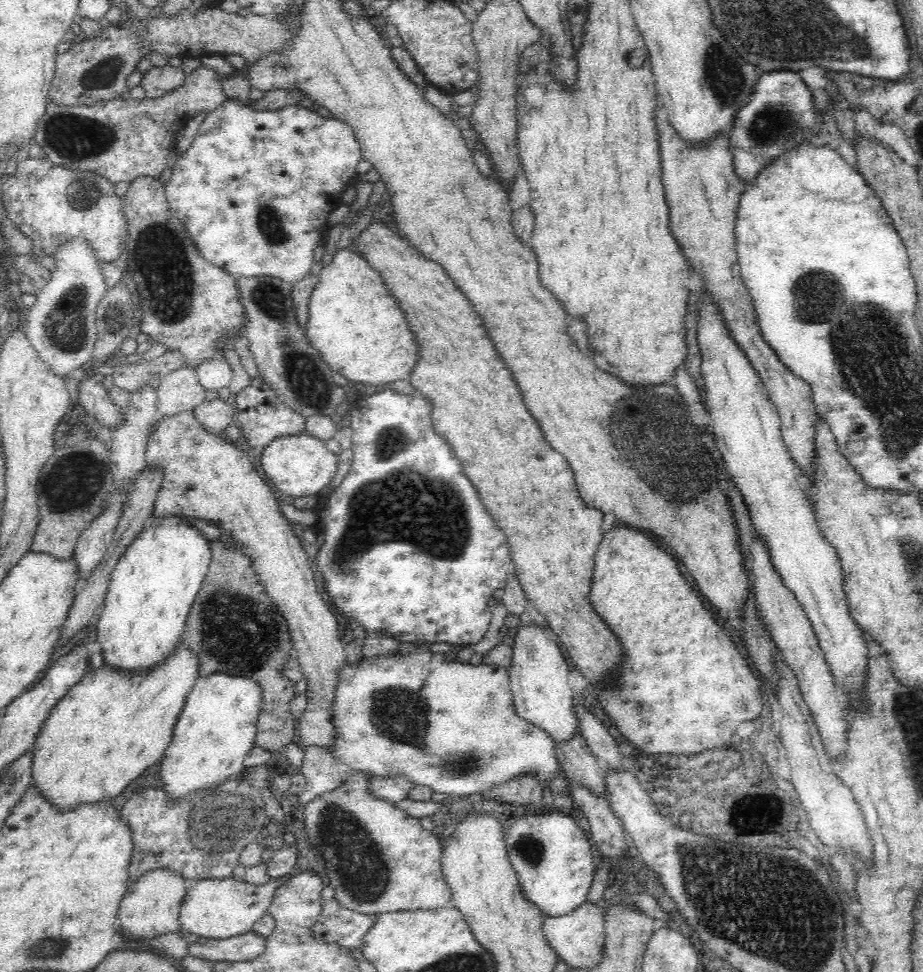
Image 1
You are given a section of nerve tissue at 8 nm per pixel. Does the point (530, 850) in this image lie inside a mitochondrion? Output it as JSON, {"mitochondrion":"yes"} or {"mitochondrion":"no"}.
{"mitochondrion":"yes"}

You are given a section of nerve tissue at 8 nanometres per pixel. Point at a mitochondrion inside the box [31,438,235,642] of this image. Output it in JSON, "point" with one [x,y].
{"point":[75,476]}

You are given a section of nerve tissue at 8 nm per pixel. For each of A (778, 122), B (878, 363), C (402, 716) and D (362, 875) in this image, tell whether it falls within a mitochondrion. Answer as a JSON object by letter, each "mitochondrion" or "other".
{"A":"mitochondrion","B":"mitochondrion","C":"mitochondrion","D":"mitochondrion"}

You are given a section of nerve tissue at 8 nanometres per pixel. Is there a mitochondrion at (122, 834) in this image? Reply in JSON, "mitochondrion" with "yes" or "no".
{"mitochondrion":"no"}

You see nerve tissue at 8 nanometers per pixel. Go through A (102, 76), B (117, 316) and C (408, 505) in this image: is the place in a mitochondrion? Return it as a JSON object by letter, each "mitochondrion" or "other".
{"A":"mitochondrion","B":"mitochondrion","C":"mitochondrion"}

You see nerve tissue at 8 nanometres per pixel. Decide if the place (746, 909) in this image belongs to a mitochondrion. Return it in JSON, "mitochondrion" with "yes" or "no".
{"mitochondrion":"yes"}

